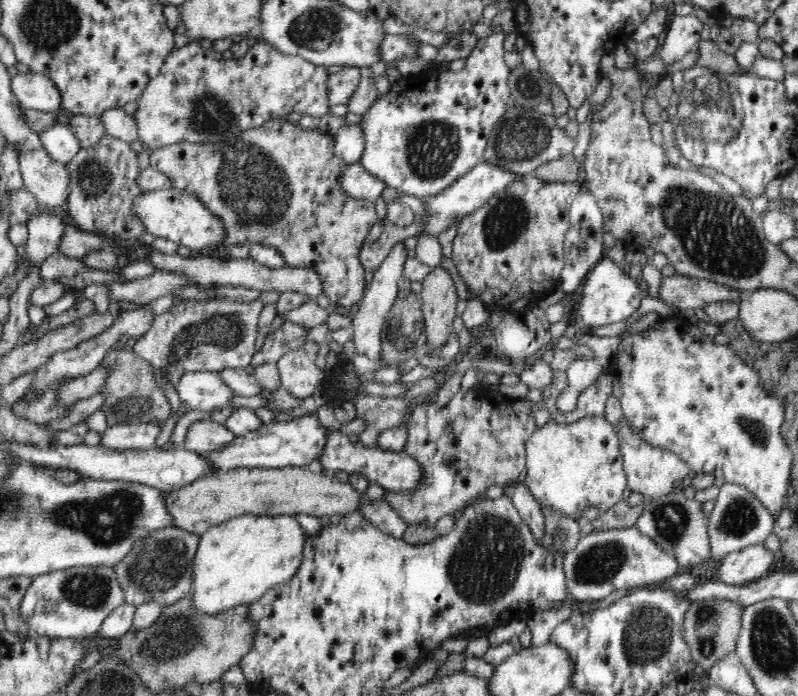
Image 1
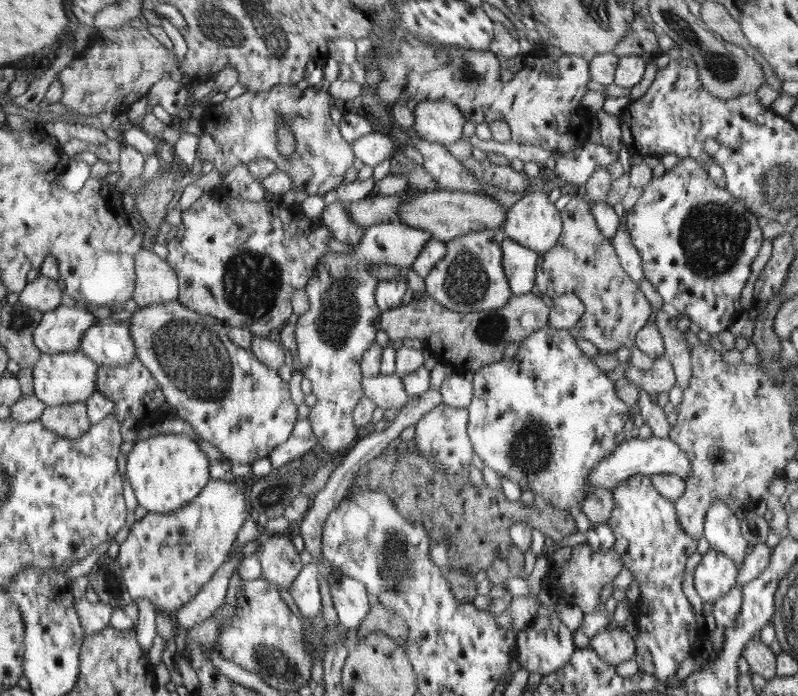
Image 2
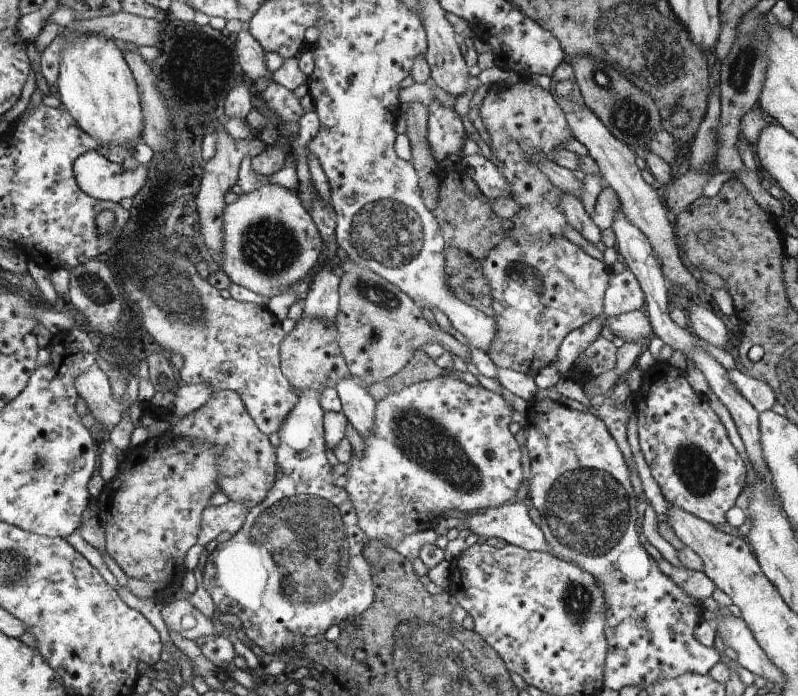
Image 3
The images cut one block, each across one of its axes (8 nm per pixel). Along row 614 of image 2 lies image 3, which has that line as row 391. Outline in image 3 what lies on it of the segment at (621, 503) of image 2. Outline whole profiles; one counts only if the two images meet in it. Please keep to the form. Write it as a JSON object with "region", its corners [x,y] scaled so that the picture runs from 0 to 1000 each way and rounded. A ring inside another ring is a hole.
{"region":[[[823,519],[806,533],[803,559],[797,568],[796,579],[801,639],[816,682],[826,695],[835,718],[898,757],[910,750],[910,736],[920,727],[925,710],[932,701],[935,670],[917,641],[910,615],[905,612],[897,592],[870,563],[852,533],[840,522],[832,523],[832,519]]]}

